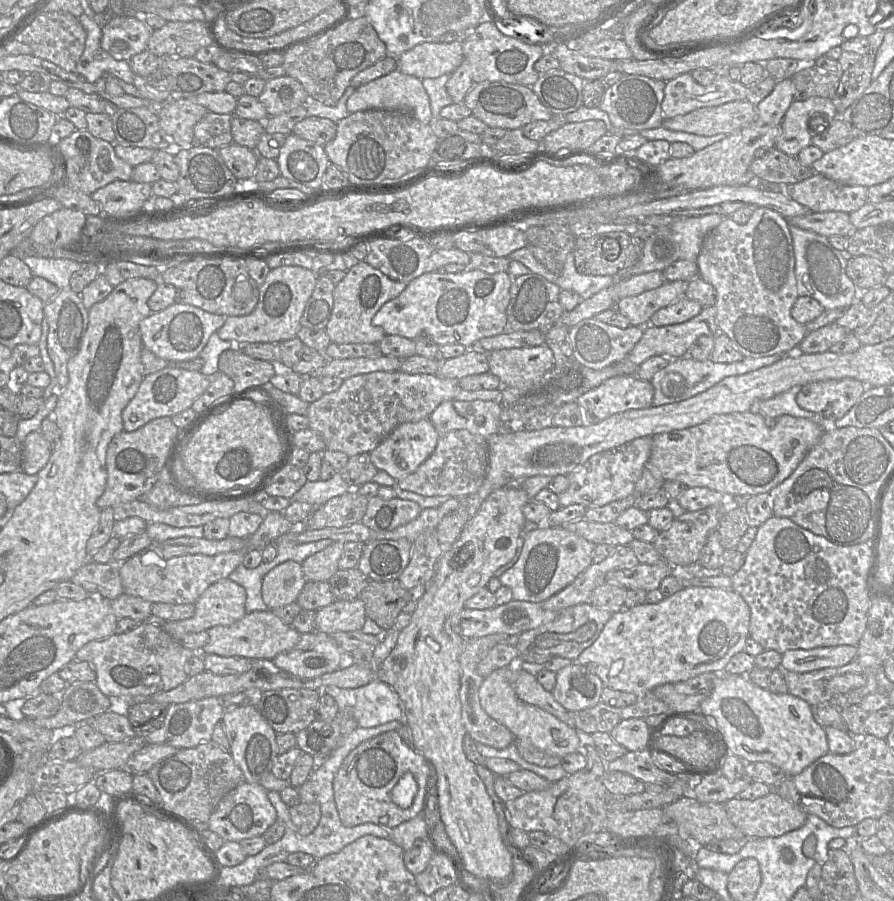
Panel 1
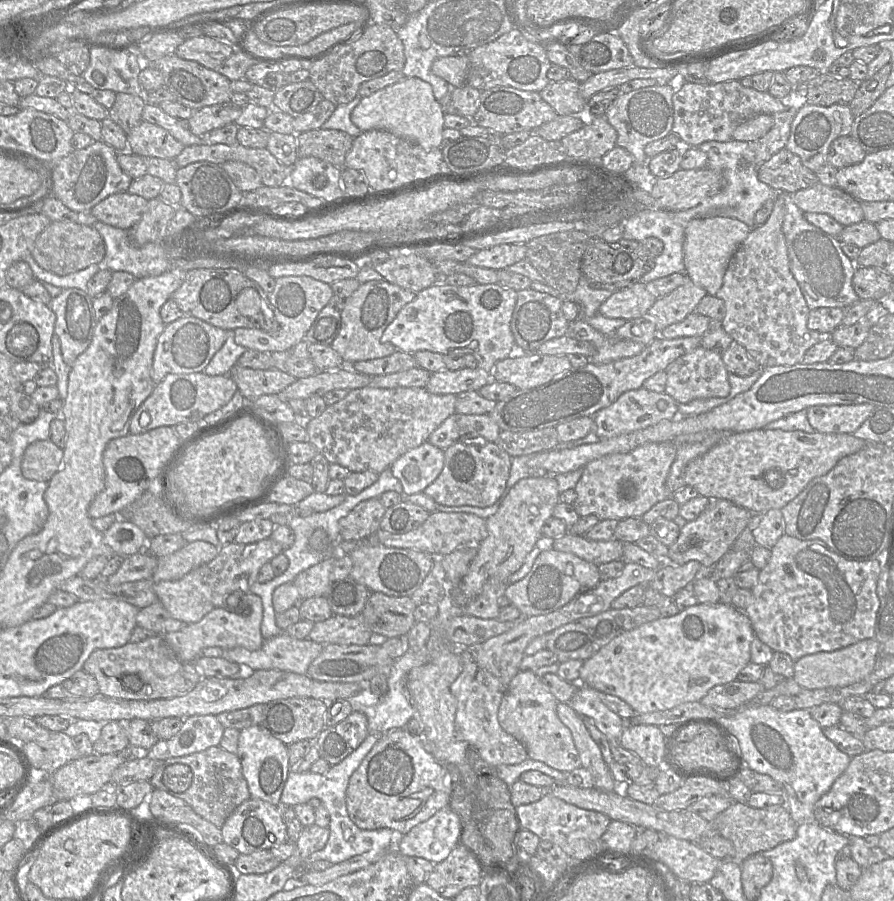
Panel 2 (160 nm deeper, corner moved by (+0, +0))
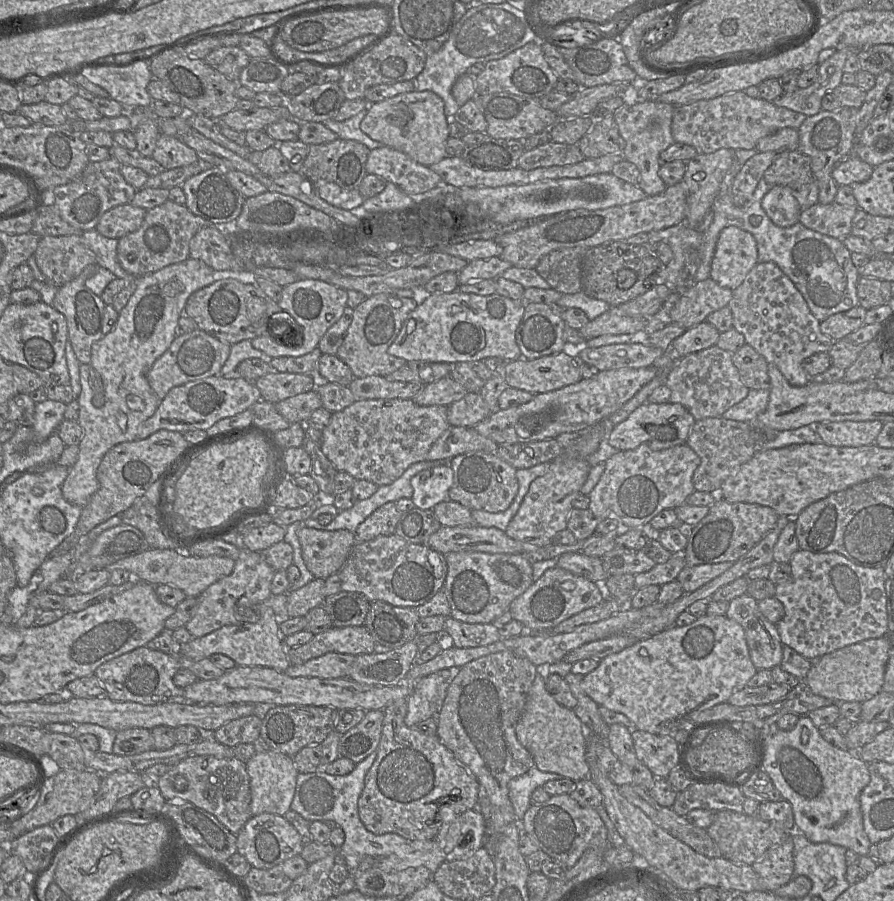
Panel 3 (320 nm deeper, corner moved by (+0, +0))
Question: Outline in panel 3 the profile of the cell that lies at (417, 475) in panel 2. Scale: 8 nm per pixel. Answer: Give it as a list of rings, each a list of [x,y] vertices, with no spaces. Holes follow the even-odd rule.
[[[449,464],[419,472],[411,479],[412,502],[420,509],[433,509],[436,504],[449,500],[453,479],[453,470]]]

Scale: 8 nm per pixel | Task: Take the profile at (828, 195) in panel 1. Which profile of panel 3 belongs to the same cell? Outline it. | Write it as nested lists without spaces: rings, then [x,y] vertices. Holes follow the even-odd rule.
[[[817,202],[801,210],[799,222],[810,230],[841,240],[851,234],[852,221],[857,210],[836,202]]]

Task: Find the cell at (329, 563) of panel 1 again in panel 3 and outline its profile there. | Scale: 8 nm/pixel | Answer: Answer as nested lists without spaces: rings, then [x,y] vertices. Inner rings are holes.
[[[314,578],[301,588],[287,592],[288,617],[305,616],[311,609],[320,606],[324,601],[325,580]]]

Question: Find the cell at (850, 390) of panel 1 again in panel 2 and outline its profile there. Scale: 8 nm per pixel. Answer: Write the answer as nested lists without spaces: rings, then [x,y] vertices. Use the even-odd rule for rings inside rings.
[[[867,403],[855,405],[817,405],[809,407],[807,418],[813,429],[821,433],[853,434],[874,411]]]

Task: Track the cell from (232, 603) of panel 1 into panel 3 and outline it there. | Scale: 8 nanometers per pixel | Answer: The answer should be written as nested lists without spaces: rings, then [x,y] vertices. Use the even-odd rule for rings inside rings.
[[[268,601],[252,605],[252,611],[259,615],[255,623],[223,626],[205,636],[193,638],[190,642],[180,643],[181,656],[193,660],[208,658],[212,654],[224,654],[230,657],[237,666],[269,667],[285,672],[291,665],[286,651],[286,641],[281,635],[278,619]]]

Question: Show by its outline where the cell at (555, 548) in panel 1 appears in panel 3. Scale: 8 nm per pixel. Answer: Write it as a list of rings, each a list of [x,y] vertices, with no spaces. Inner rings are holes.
[[[555,566],[547,569],[523,594],[514,599],[510,604],[510,611],[512,617],[520,621],[528,632],[539,632],[553,629],[562,621],[600,604],[604,599],[606,599],[606,591],[601,585]]]

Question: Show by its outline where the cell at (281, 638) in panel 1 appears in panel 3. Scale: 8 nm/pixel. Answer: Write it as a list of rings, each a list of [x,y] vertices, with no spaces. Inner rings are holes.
[[[329,652],[301,665],[290,665],[285,673],[291,677],[348,678],[354,655]]]

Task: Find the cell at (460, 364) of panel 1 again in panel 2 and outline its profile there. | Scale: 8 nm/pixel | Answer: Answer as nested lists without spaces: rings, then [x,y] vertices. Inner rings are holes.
[[[465,367],[460,370],[445,369],[430,375],[426,389],[432,394],[458,395],[466,391],[479,391],[490,381],[491,375],[478,367]]]

